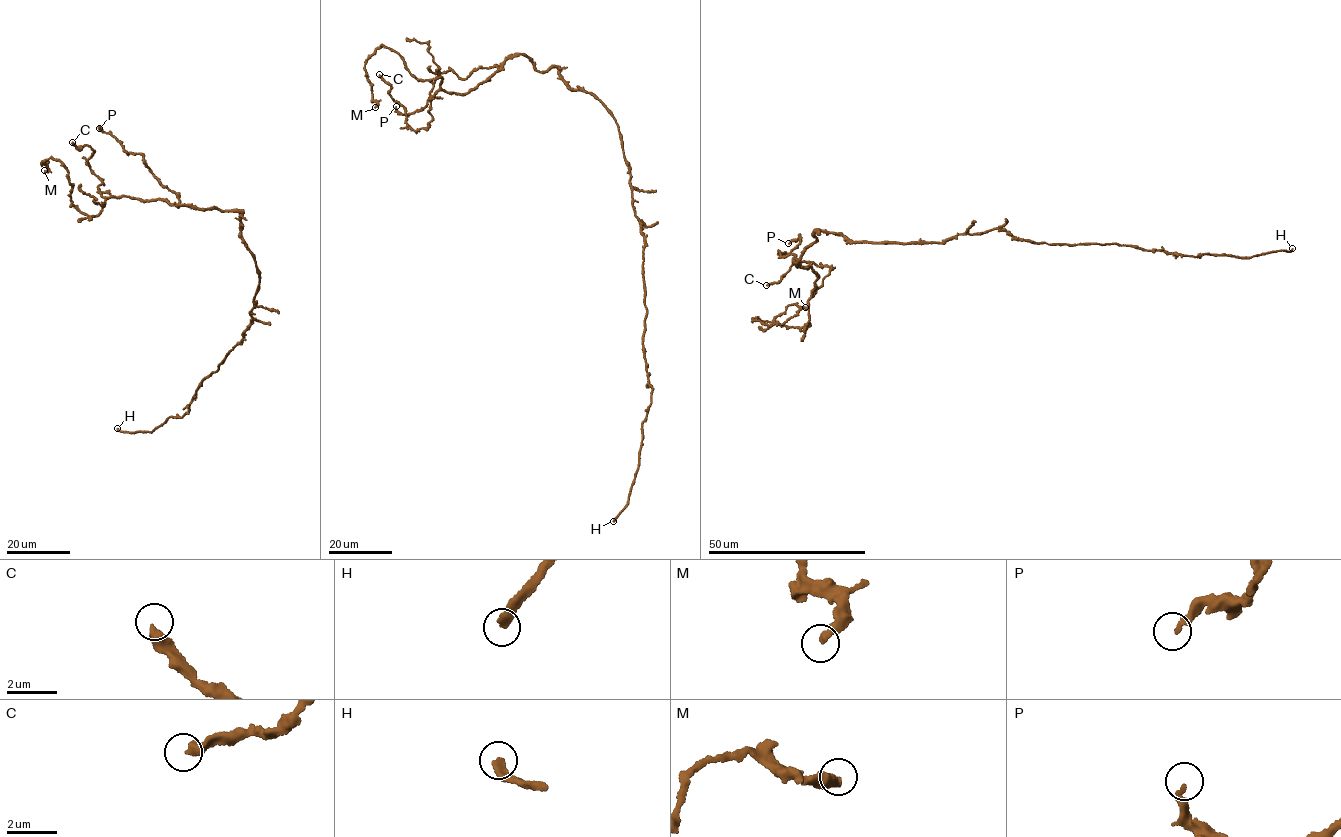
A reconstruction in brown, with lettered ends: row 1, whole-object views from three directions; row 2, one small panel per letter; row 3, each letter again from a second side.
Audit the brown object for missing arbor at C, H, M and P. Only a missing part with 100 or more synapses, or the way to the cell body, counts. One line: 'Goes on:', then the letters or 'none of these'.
Goes on: H

